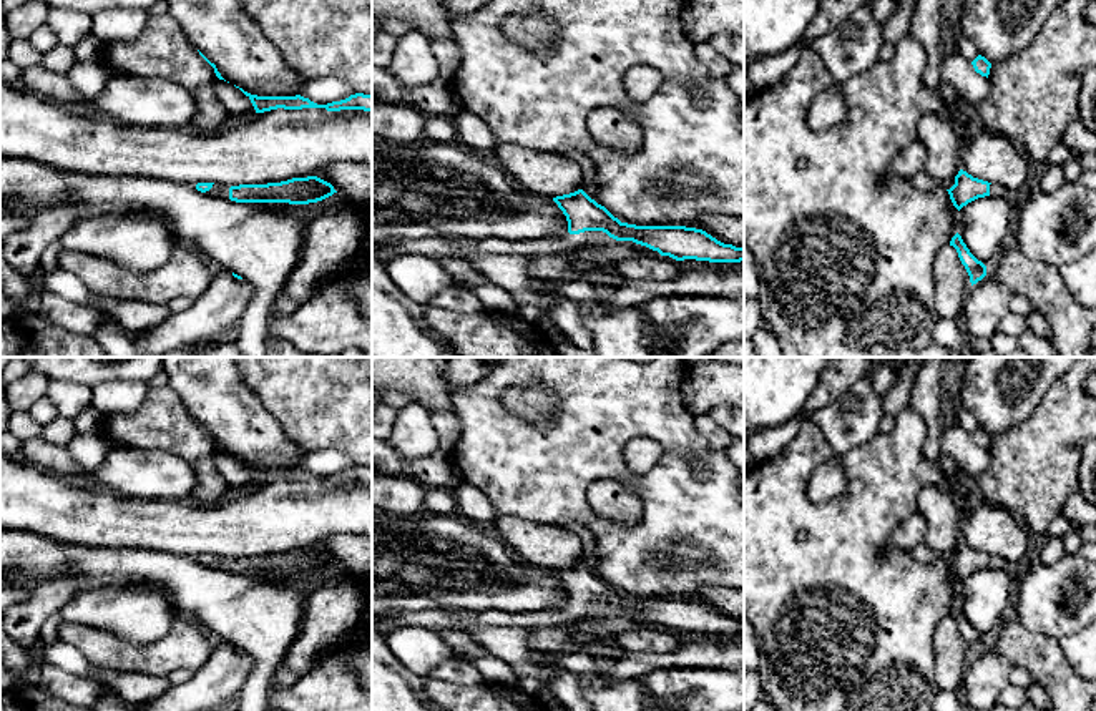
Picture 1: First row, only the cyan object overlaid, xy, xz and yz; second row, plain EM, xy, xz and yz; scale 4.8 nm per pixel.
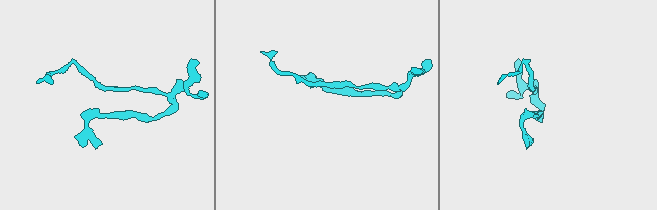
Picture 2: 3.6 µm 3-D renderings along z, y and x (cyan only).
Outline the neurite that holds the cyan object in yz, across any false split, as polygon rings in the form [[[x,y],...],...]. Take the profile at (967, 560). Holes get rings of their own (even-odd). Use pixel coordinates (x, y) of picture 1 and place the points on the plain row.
[[[963,542],[958,543],[958,547],[955,548],[955,557],[947,563],[950,566],[953,578],[958,583],[978,570],[985,570],[985,568],[1015,570],[1016,568],[1011,561],[1005,560],[1003,557],[988,555],[988,553],[973,550]]]

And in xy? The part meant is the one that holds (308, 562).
[[[317,548],[292,550],[281,555],[239,558],[198,555],[196,561],[236,575],[289,575],[289,576],[317,575],[337,565],[330,555]]]

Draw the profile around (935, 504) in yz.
[[[930,485],[917,497],[917,508],[927,522],[925,545],[937,553],[958,547],[961,515],[952,498],[950,487]]]

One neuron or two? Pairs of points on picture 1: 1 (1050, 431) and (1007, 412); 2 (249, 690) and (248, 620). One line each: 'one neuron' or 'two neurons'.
1: two neurons
2: one neuron

